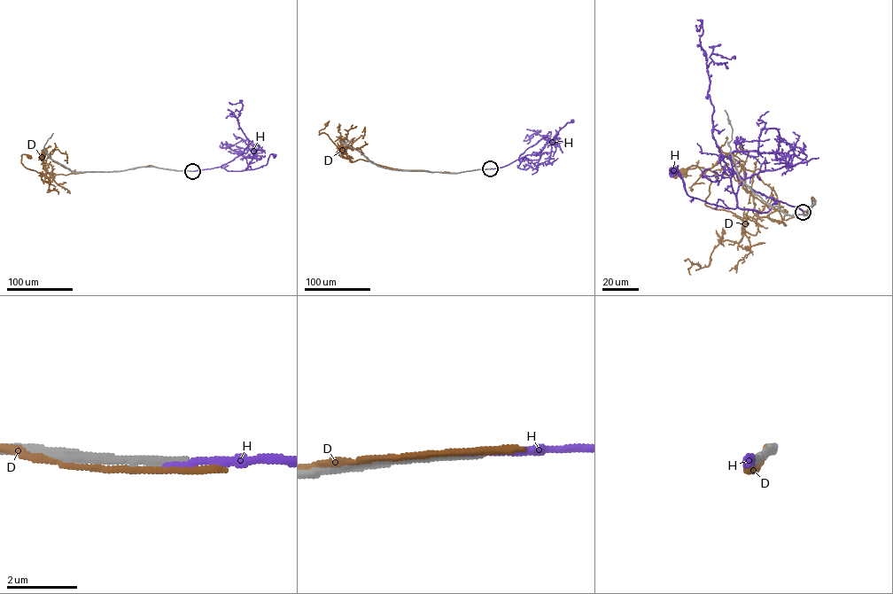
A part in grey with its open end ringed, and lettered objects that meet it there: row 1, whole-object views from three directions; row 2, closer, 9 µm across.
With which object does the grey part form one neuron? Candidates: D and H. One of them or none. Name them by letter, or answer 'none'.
H

